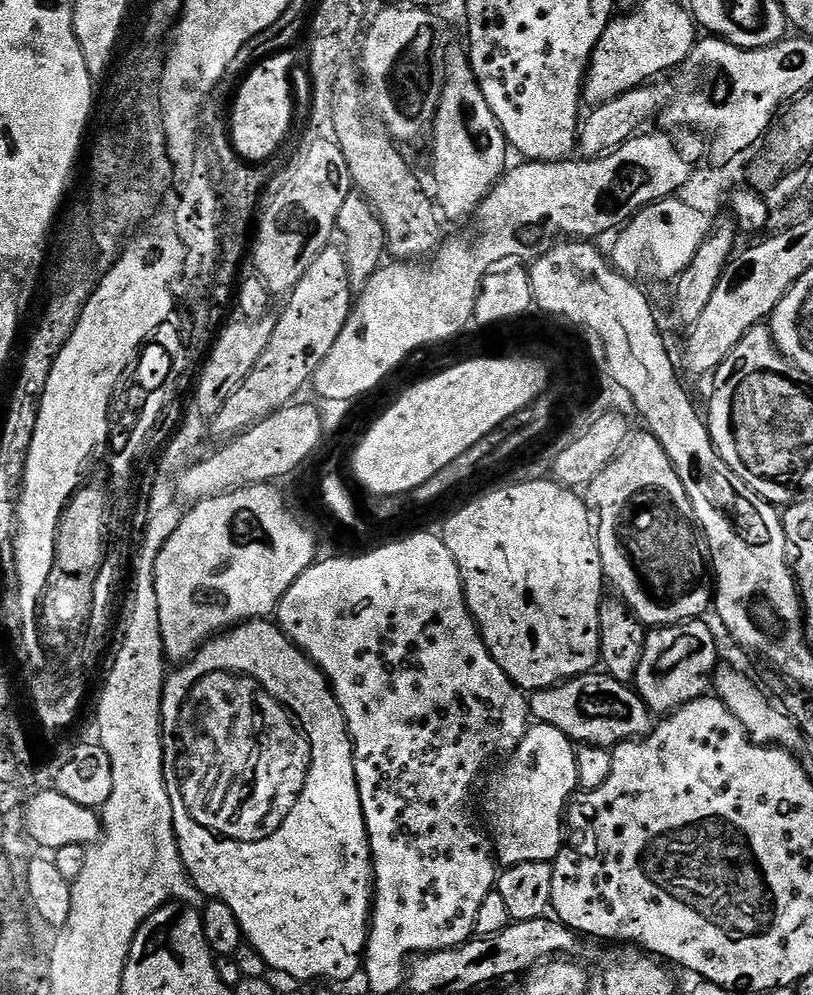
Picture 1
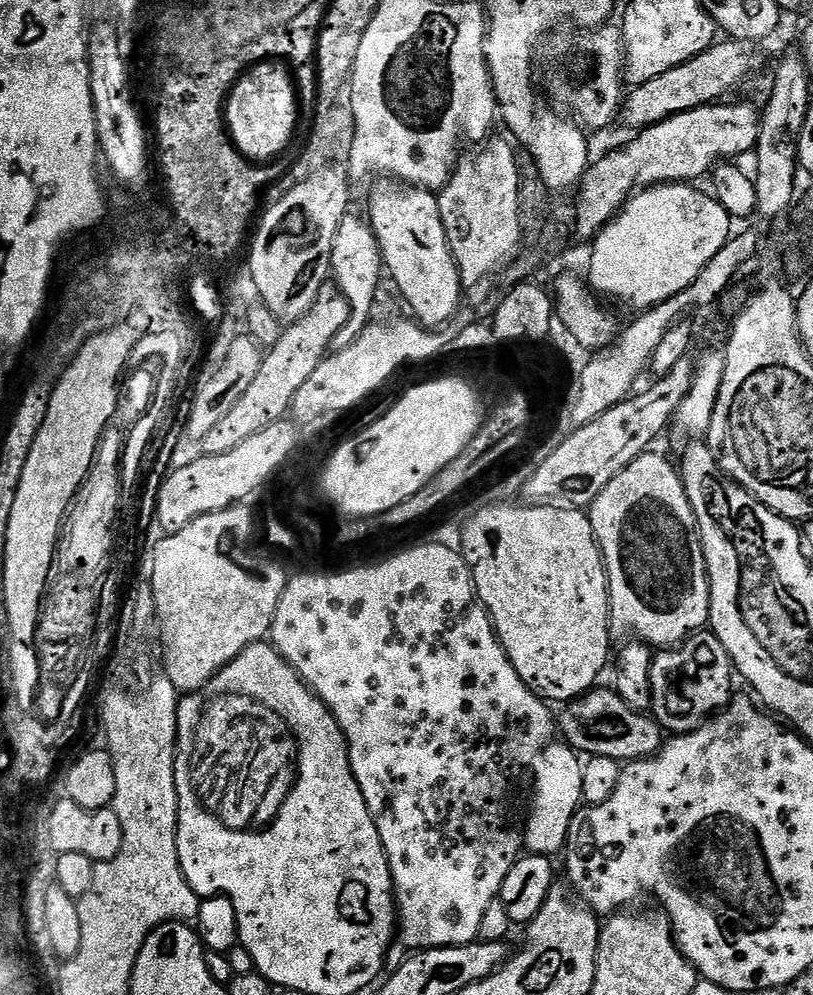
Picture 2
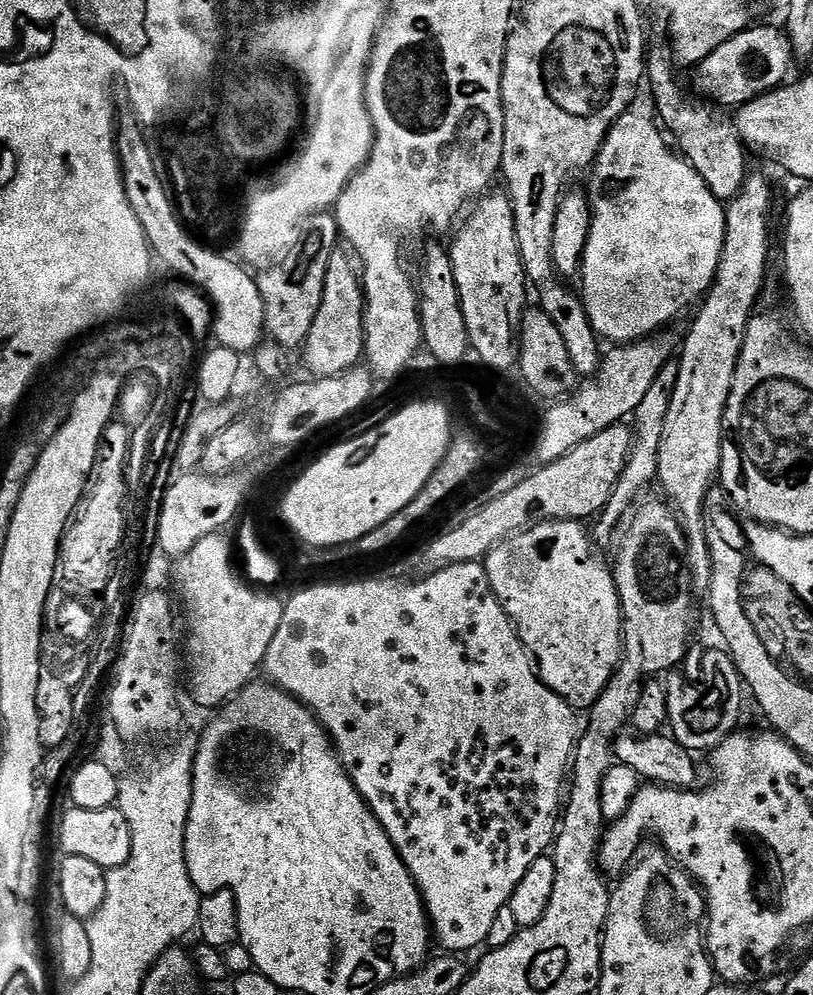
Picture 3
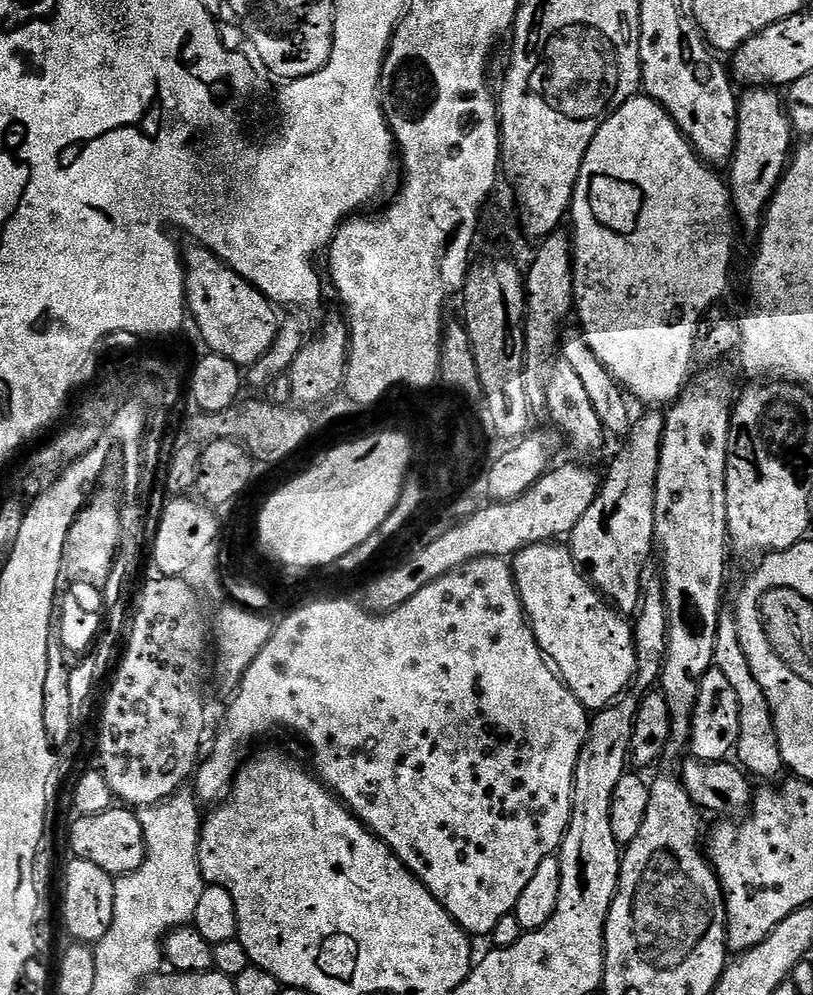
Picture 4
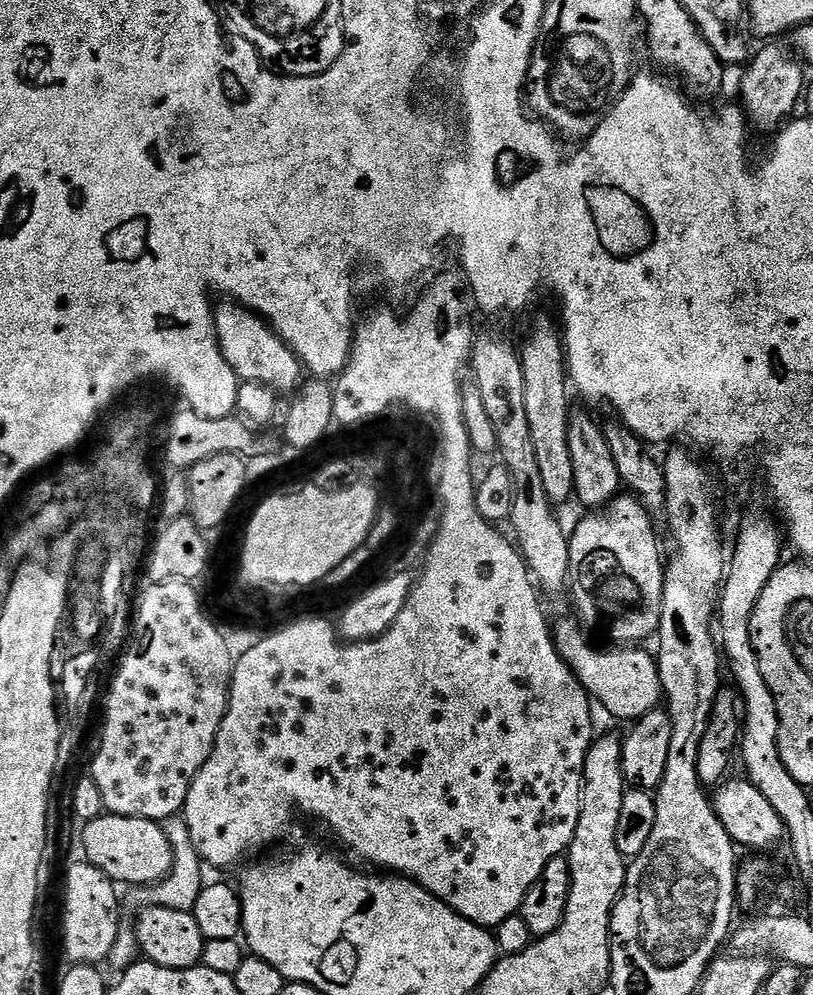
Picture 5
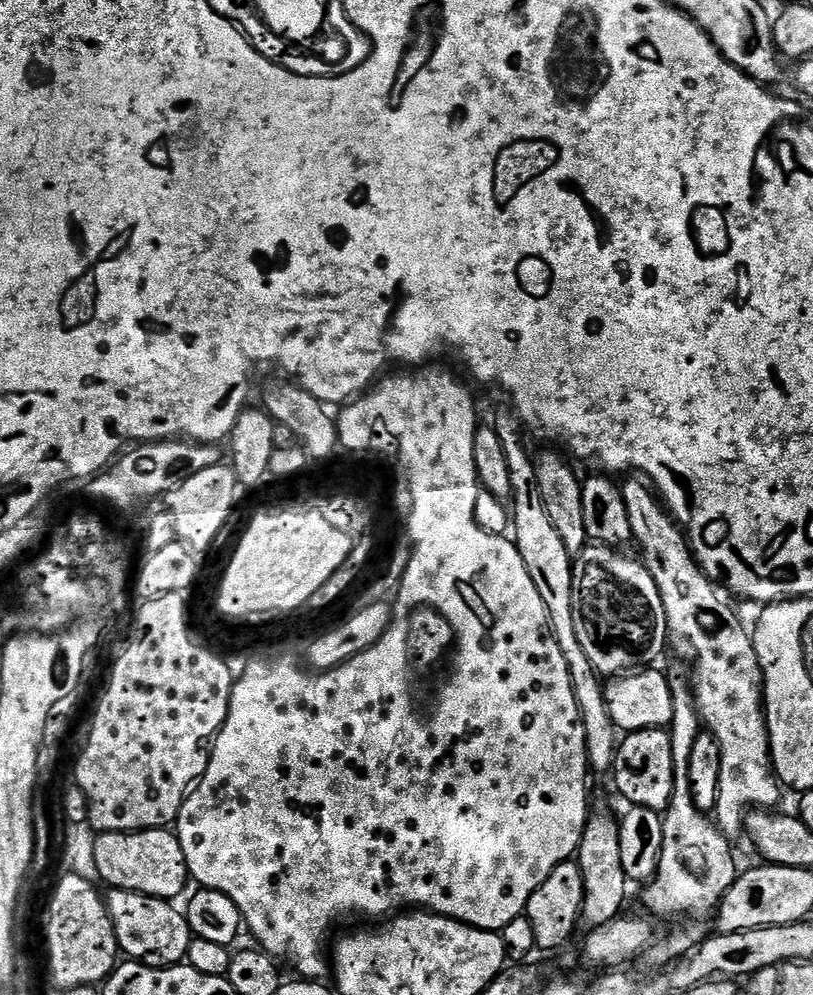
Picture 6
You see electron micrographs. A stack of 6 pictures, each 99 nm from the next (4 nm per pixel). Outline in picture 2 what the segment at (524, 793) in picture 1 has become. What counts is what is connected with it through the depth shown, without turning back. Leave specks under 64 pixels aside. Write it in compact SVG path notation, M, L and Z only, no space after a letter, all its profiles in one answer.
M553 742L540 753L535 772L536 789L532 792L532 809L528 812L528 825L523 825L522 828L522 840L529 853L552 858L559 848L561 851L567 845L570 822L584 799L584 766L575 748L564 742Z

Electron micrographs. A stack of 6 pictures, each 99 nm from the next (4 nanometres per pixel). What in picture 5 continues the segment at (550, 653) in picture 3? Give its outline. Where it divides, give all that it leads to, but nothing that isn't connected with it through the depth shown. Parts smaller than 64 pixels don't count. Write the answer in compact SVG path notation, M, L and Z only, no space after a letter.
M575 619L555 621L554 639L556 649L564 663L572 669L580 685L597 705L600 704L612 716L635 722L647 712L654 711L661 703L660 669L657 661L648 652L640 652L636 646L616 646L613 652L599 652L588 645L585 629Z

